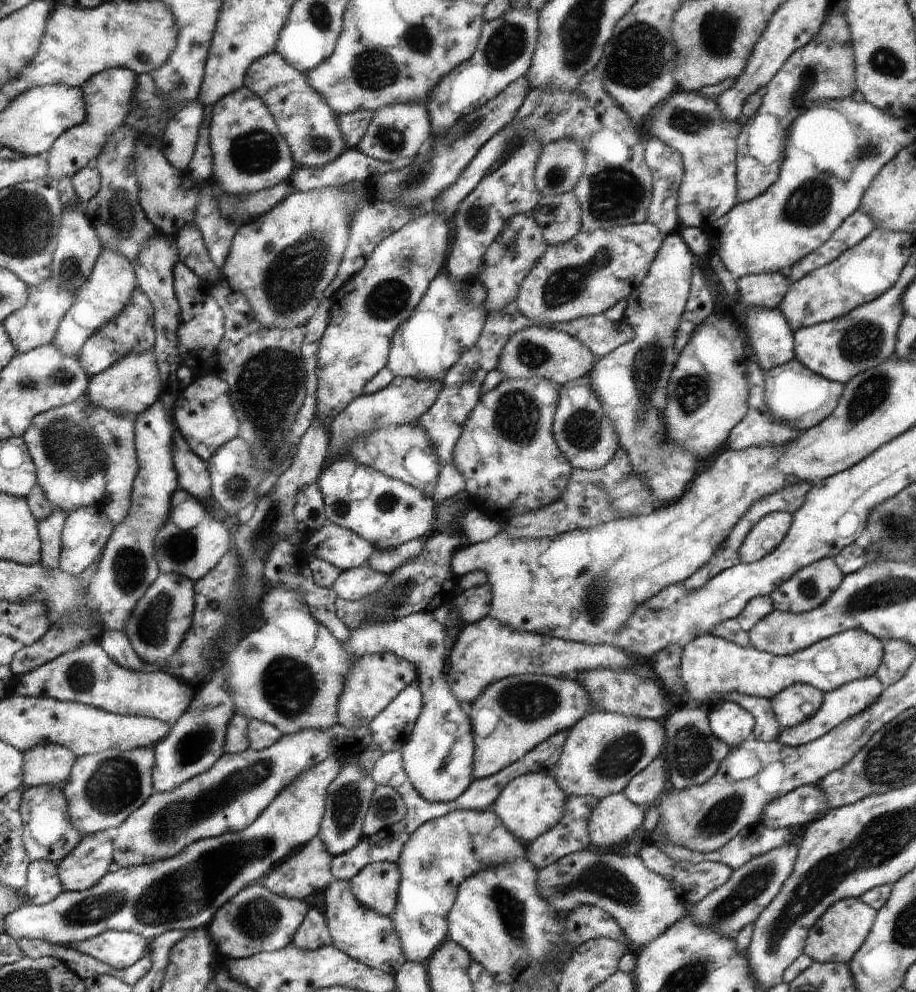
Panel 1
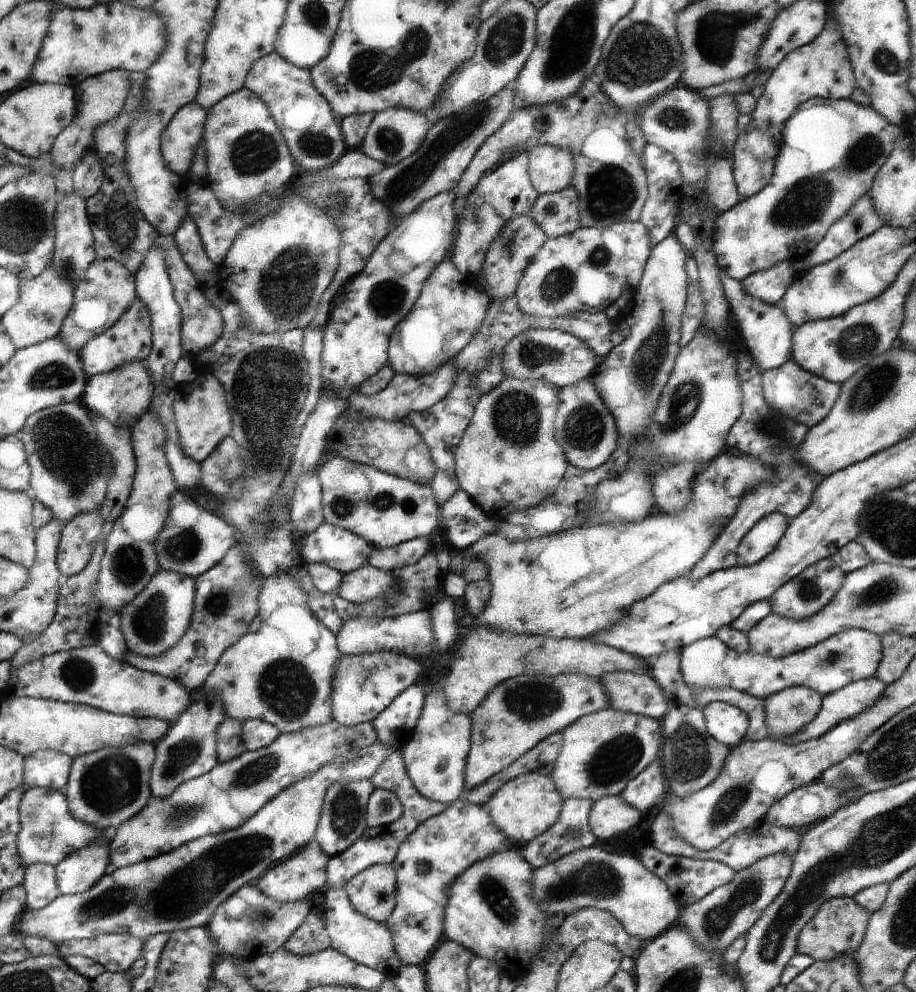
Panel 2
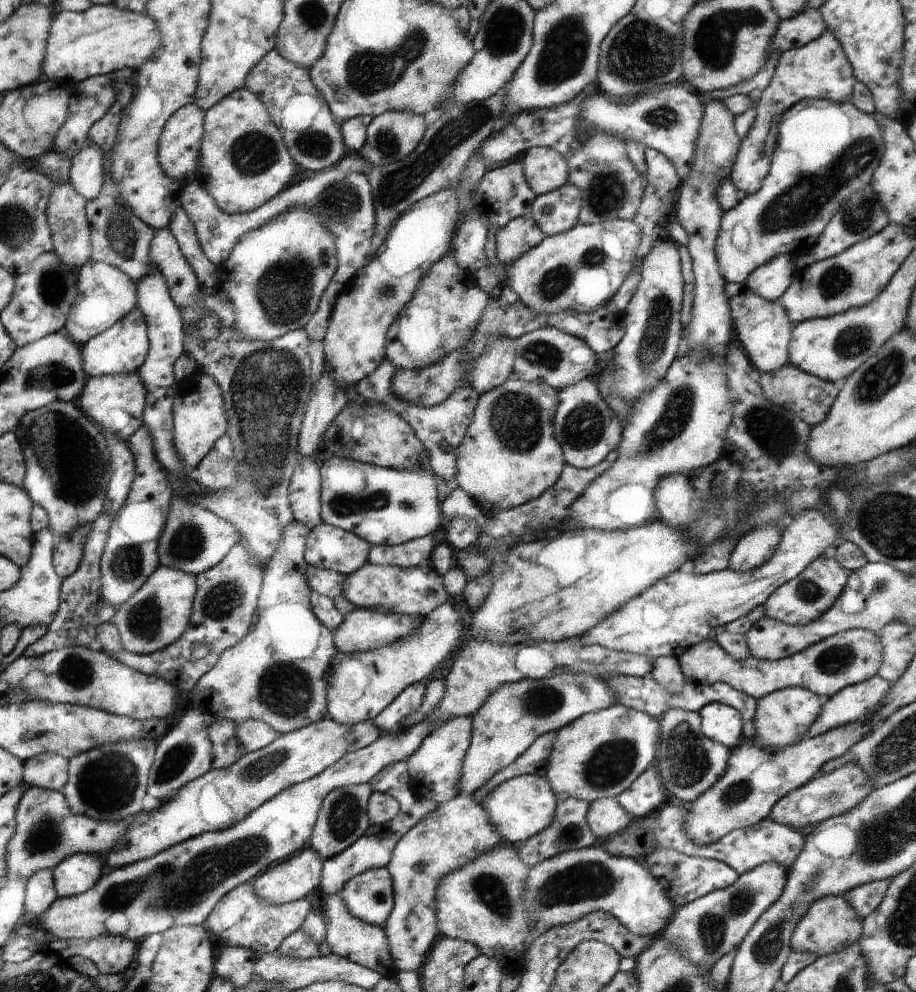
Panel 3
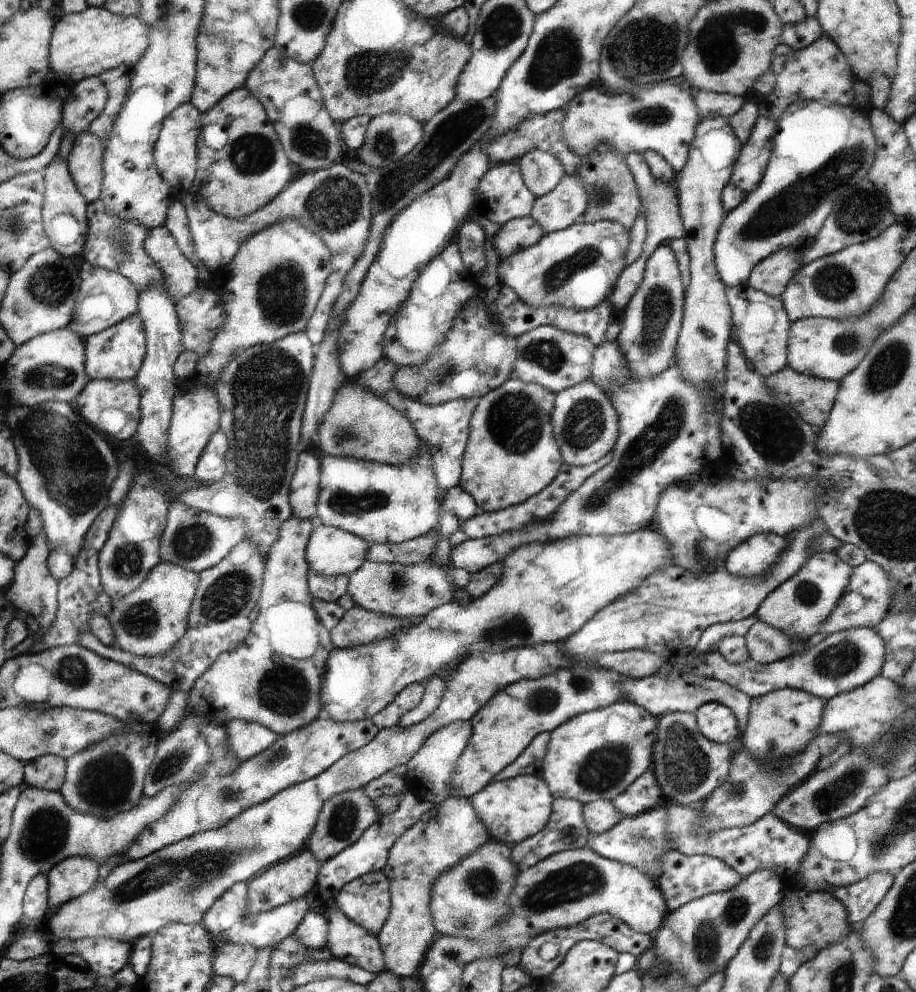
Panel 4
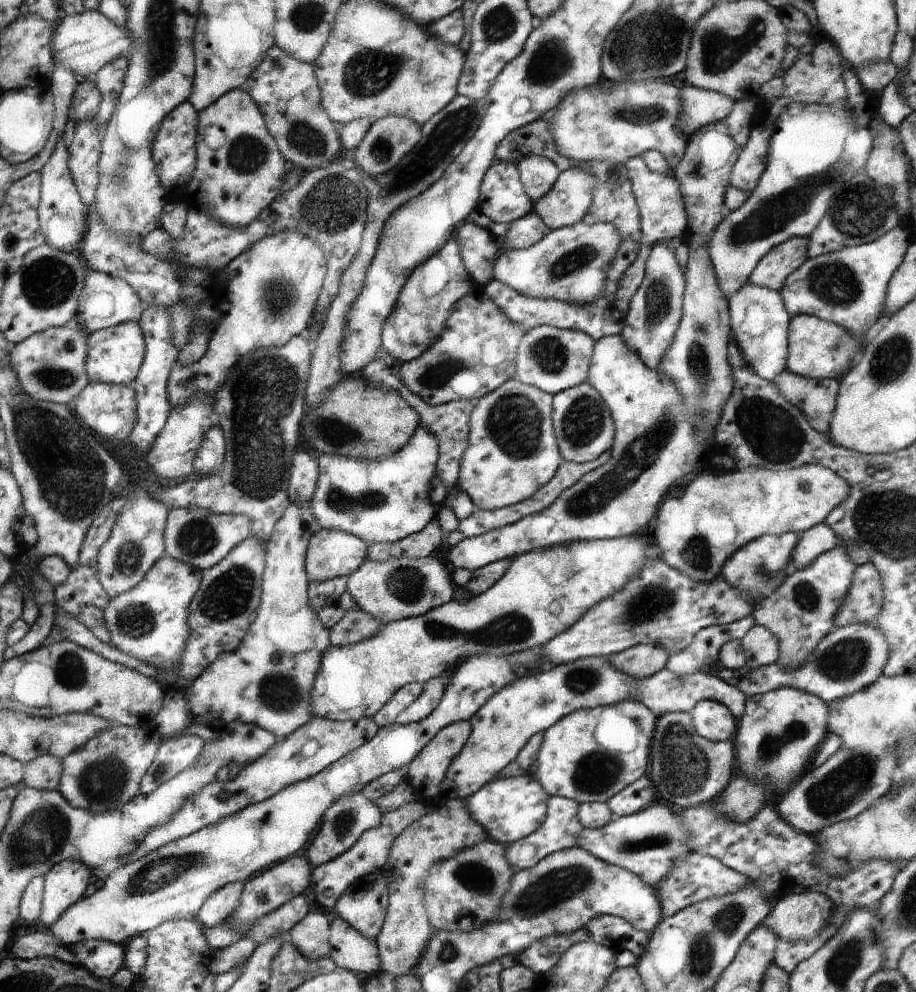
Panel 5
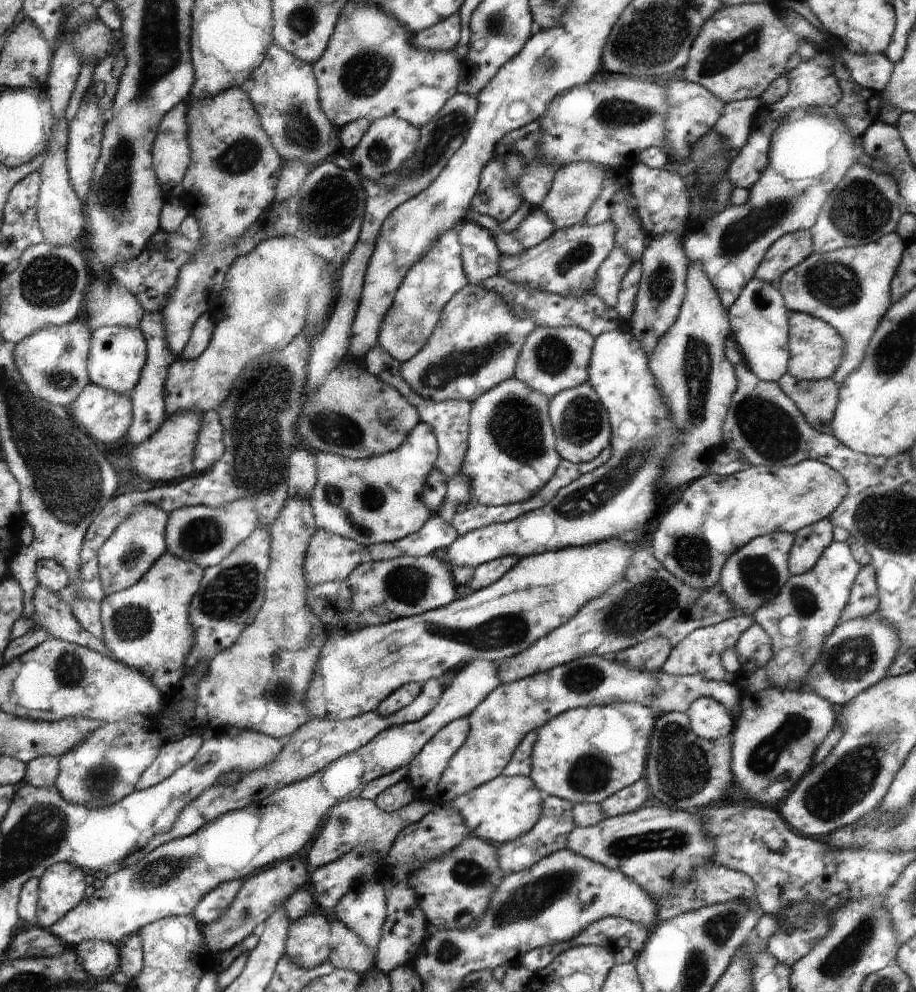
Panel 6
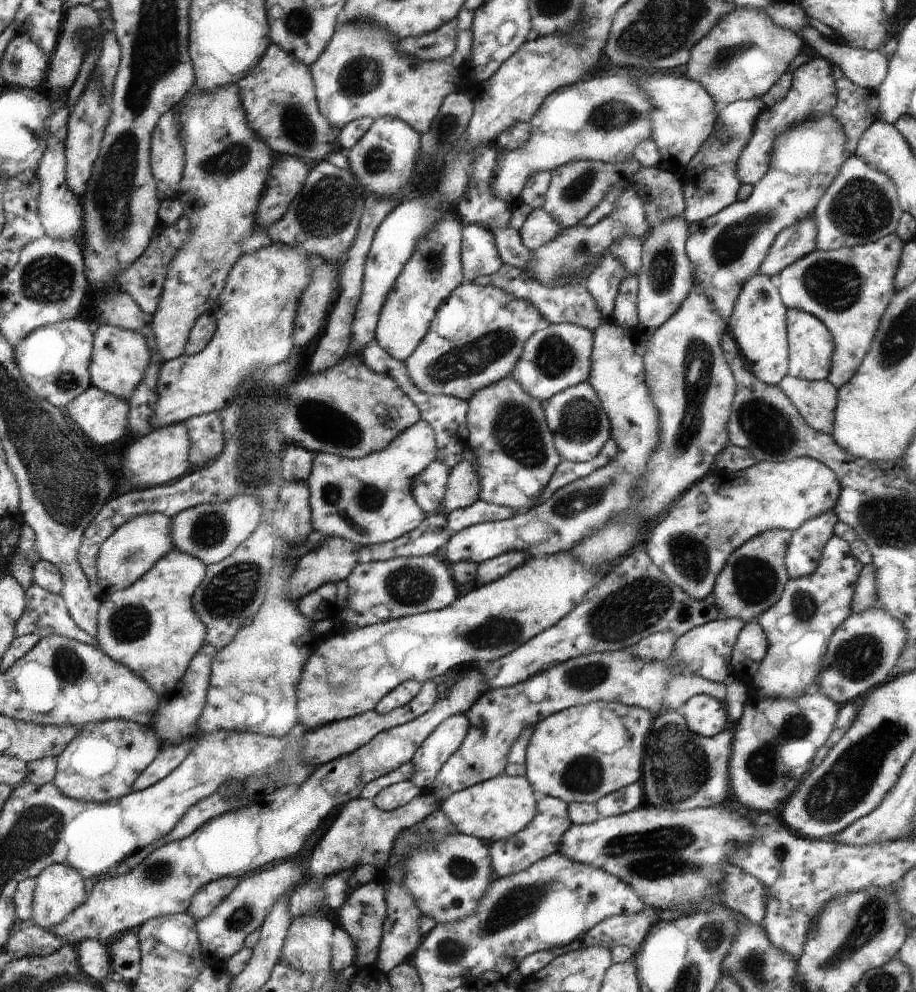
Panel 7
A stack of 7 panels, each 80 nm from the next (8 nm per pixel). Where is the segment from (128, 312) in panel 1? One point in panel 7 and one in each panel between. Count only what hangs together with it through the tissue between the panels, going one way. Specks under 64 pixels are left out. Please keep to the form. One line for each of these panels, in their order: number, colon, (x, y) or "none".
2: (129, 340)
3: (123, 348)
4: (118, 353)
5: (116, 356)
6: (118, 355)
7: (122, 357)

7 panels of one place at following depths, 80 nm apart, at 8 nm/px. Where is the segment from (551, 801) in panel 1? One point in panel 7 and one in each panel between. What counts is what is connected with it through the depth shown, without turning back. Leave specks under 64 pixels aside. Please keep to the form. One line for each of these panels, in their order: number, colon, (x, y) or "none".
2: (527, 806)
3: (524, 806)
4: (513, 810)
5: (510, 808)
6: (505, 808)
7: (495, 810)

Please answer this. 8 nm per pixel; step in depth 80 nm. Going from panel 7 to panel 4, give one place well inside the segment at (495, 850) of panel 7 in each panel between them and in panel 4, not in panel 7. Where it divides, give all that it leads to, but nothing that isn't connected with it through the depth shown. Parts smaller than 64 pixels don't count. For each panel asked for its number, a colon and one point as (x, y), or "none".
4: (566, 829)
5: (562, 827)
6: (550, 834)

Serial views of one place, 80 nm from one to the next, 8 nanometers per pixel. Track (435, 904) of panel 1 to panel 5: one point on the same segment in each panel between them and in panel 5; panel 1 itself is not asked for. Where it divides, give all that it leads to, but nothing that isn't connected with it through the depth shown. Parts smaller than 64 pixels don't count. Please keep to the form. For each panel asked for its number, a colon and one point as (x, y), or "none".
2: (443, 847)
3: (458, 831)
4: (449, 832)
5: (442, 831)

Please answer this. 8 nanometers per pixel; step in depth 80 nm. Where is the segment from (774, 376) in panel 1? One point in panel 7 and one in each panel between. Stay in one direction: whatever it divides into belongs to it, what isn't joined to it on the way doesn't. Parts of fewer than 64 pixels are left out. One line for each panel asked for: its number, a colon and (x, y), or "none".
2: (807, 398)
3: (810, 398)
4: (813, 398)
5: (816, 398)
6: (817, 400)
7: (816, 401)

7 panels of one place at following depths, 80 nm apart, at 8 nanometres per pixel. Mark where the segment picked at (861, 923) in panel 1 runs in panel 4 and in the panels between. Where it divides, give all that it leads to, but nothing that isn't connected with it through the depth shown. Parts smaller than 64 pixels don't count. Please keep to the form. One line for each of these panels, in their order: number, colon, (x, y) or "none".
2: (837, 929)
3: (831, 924)
4: (820, 919)

